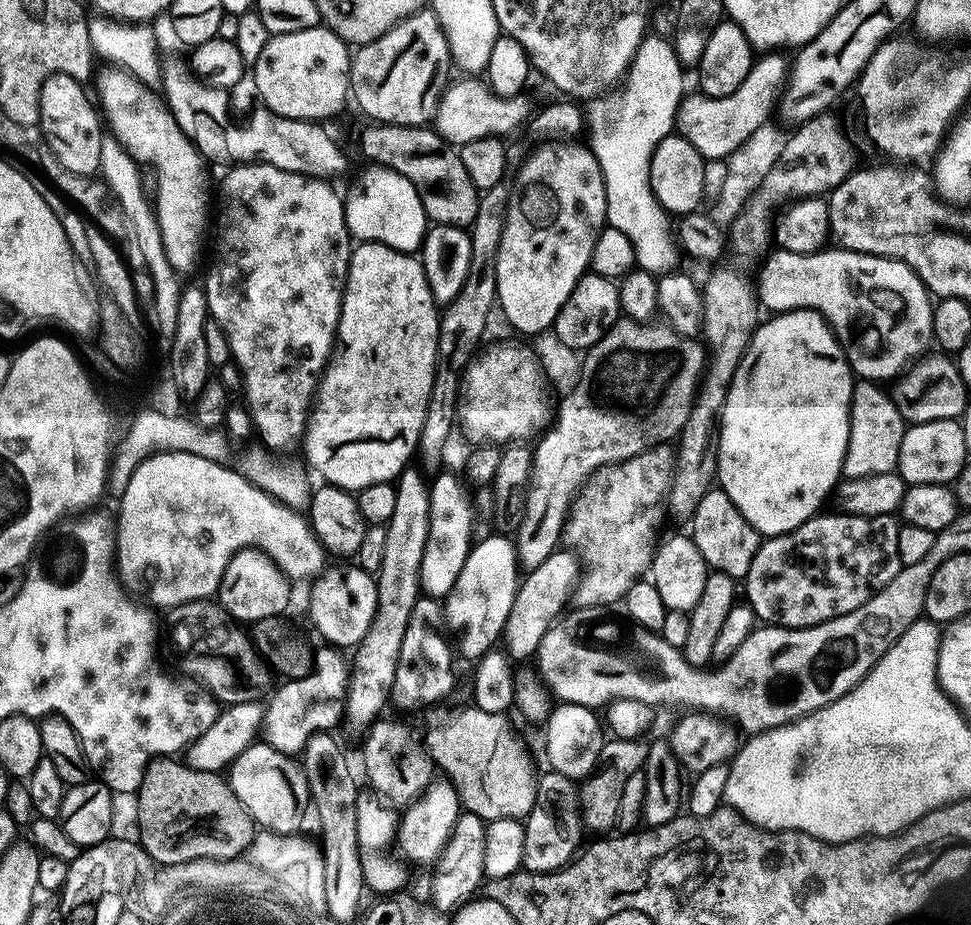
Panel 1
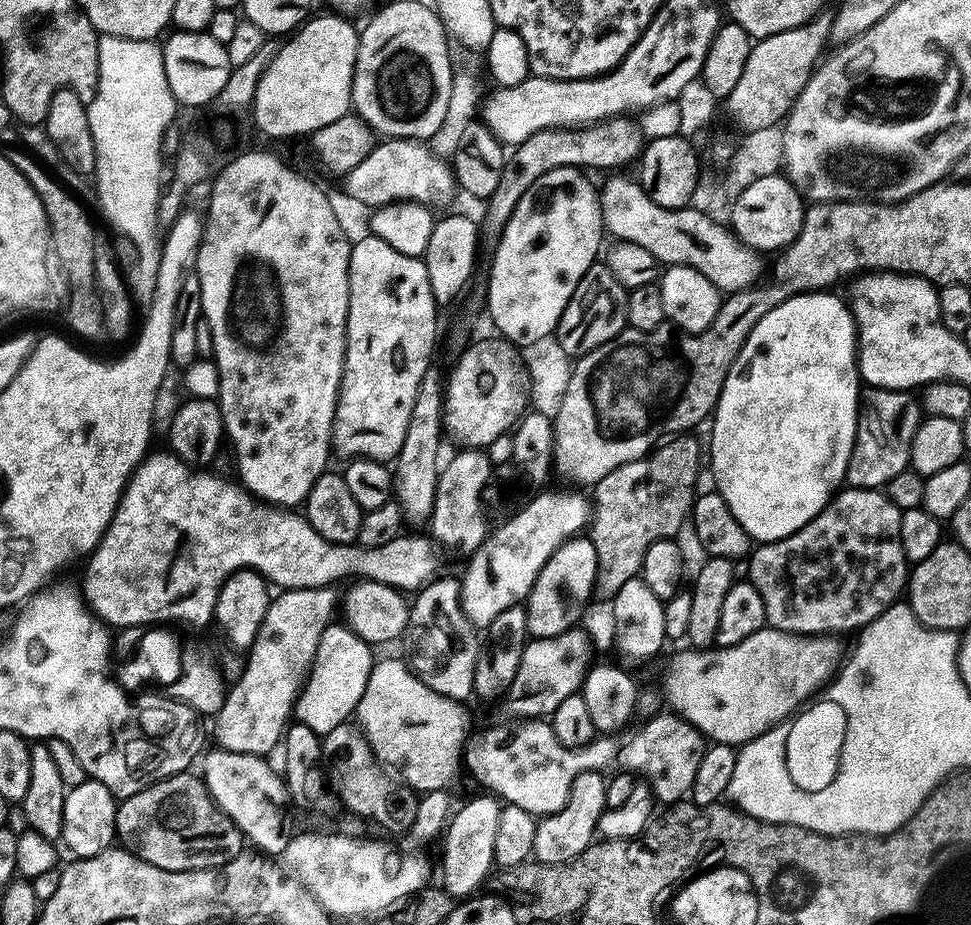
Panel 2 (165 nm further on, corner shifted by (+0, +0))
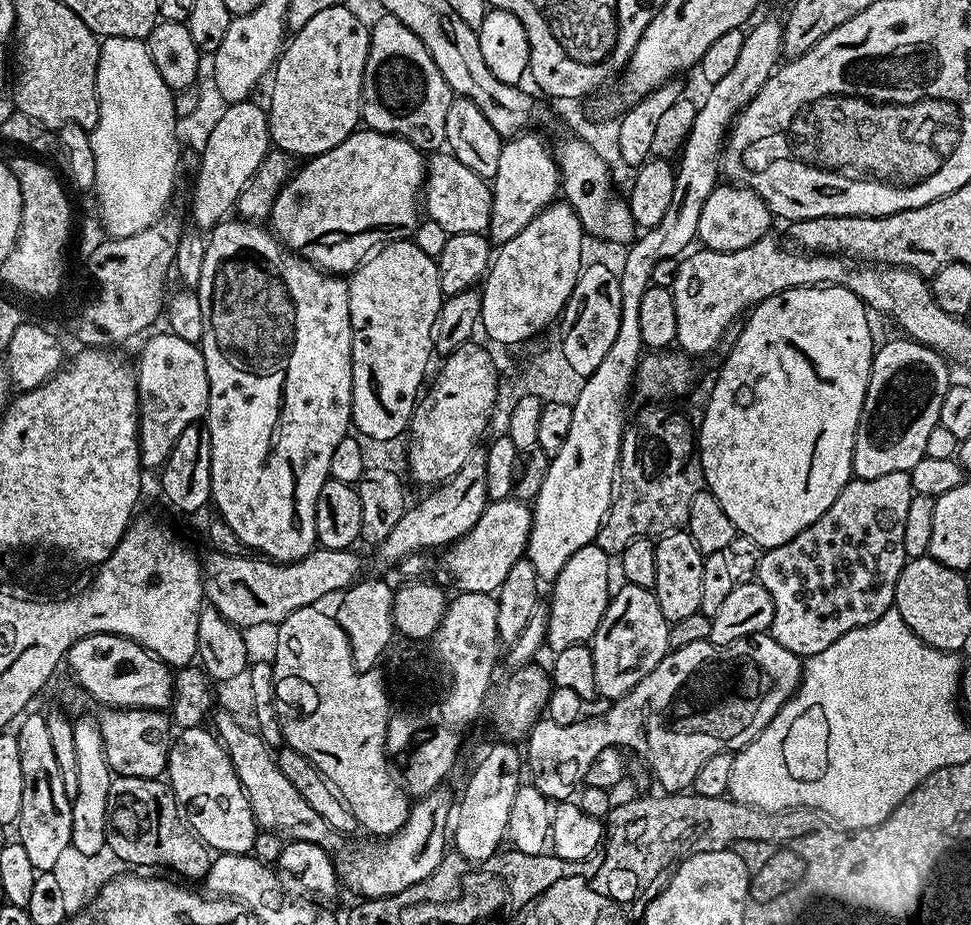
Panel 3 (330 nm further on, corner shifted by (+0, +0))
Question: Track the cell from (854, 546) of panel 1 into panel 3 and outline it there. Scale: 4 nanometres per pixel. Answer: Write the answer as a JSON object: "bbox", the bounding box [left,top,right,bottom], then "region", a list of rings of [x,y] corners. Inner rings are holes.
{"bbox":[758,472,913,658],"region":[[[911,472],[882,474],[882,478],[869,480],[853,478],[838,498],[834,498],[830,510],[826,510],[822,518],[806,526],[806,530],[790,542],[763,553],[758,583],[774,602],[770,634],[778,646],[786,646],[786,650],[801,658],[822,654],[822,650],[838,642],[842,634],[882,618],[882,614],[895,605],[898,574],[902,574],[906,563],[902,533],[906,527],[906,509],[910,507],[913,495]]]}

